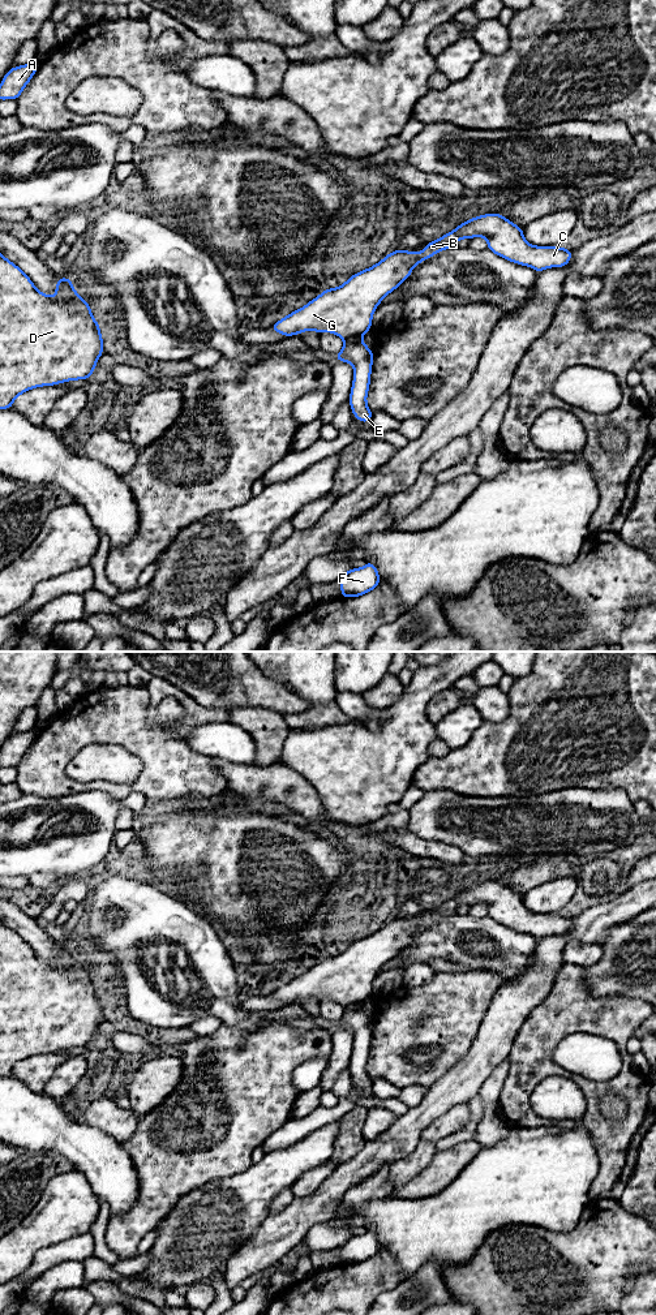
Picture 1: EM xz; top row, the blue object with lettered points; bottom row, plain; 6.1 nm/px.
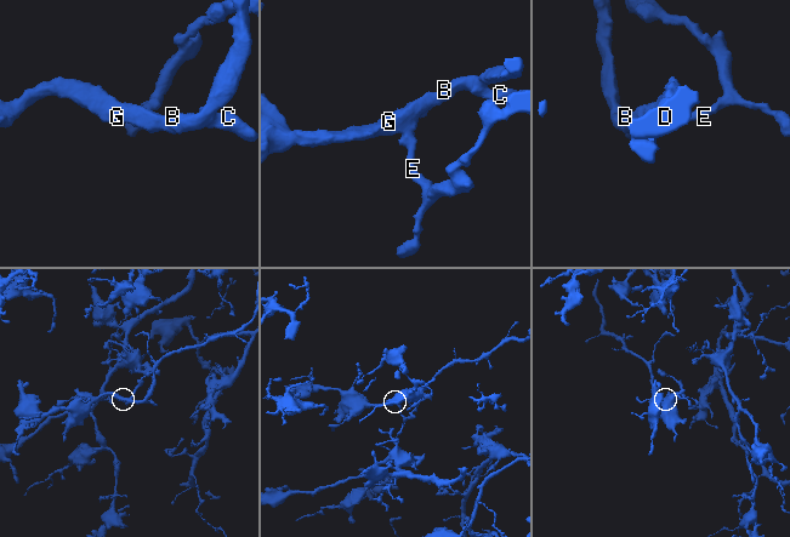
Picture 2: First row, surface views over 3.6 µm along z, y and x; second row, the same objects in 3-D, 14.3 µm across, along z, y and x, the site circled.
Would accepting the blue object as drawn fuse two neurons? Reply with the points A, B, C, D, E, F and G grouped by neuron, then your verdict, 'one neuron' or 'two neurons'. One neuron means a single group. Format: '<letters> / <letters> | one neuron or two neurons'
A B C D G / E F | two neurons

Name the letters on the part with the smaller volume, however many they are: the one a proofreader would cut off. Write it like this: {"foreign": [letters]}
{"foreign": ["E", "F"]}

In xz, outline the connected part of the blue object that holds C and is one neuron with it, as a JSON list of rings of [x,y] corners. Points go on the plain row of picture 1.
[[[492,880],[470,886],[438,907],[425,911],[421,920],[411,920],[400,916],[394,918],[377,932],[351,942],[343,953],[323,957],[318,964],[274,990],[270,997],[276,998],[283,1004],[293,1004],[309,997],[316,997],[320,1002],[327,998],[336,1001],[343,1007],[347,1007],[351,1004],[363,1002],[372,997],[373,979],[381,971],[381,967],[396,957],[402,949],[408,946],[416,932],[421,928],[429,927],[441,918],[456,914],[459,906],[471,907],[476,903],[485,904],[488,916],[494,921],[514,931],[529,933],[536,940],[549,934],[563,934],[571,928],[573,918],[557,914],[533,914],[526,908],[520,894],[515,893],[505,884]]]

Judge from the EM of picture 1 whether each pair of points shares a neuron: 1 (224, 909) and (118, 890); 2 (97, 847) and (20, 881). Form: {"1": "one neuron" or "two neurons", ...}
{"1": "two neurons", "2": "two neurons"}

